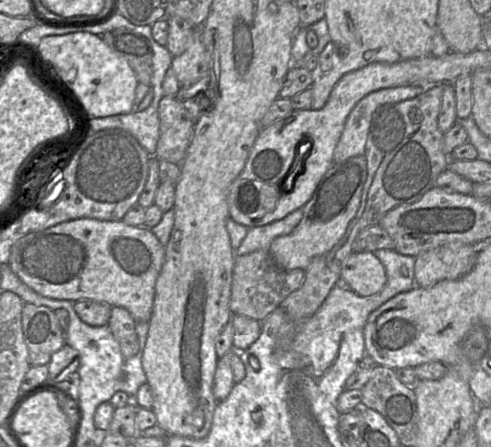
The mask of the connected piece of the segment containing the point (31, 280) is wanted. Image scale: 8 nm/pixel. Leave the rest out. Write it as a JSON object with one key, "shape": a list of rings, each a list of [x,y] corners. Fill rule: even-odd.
{"shape":[[[82,218],[62,222],[18,239],[8,253],[12,272],[39,295],[54,300],[77,302],[92,300],[110,307],[126,309],[136,322],[149,322],[155,295],[155,284],[165,257],[165,247],[151,229],[134,227],[123,221],[100,221]]]}

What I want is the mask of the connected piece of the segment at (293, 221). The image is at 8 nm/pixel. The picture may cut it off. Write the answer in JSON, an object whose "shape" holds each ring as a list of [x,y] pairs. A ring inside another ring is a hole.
{"shape":[[[302,209],[295,210],[281,220],[248,229],[235,255],[246,255],[255,251],[269,252],[270,245],[275,238],[290,234],[300,223],[303,216]]]}

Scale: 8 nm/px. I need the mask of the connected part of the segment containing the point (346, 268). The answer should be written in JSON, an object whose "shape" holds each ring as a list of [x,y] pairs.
{"shape":[[[352,252],[343,262],[341,283],[359,296],[371,296],[380,292],[387,275],[381,261],[373,252]]]}

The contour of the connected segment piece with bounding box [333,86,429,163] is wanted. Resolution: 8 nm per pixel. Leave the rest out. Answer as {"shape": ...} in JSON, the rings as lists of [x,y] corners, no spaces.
{"shape":[[[400,86],[383,88],[363,97],[349,113],[333,153],[333,163],[364,155],[369,124],[374,111],[384,105],[412,99],[429,87]]]}

